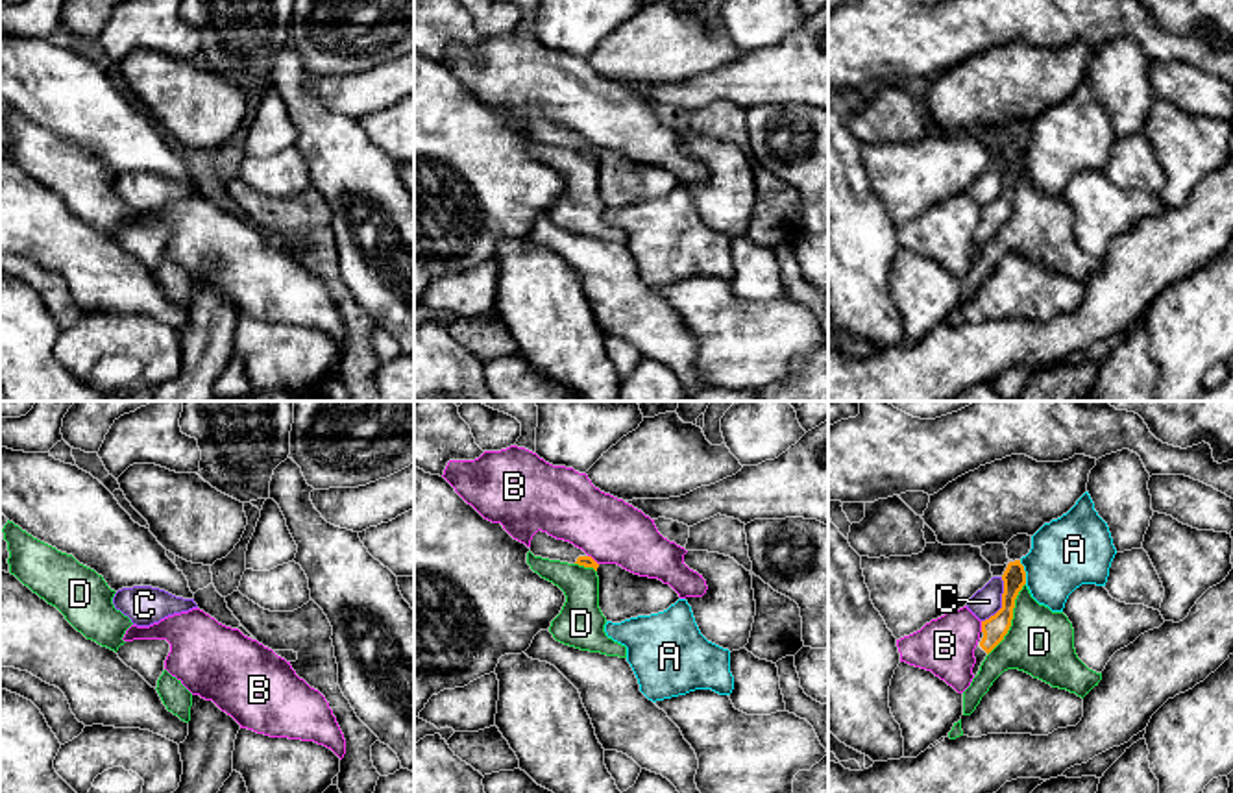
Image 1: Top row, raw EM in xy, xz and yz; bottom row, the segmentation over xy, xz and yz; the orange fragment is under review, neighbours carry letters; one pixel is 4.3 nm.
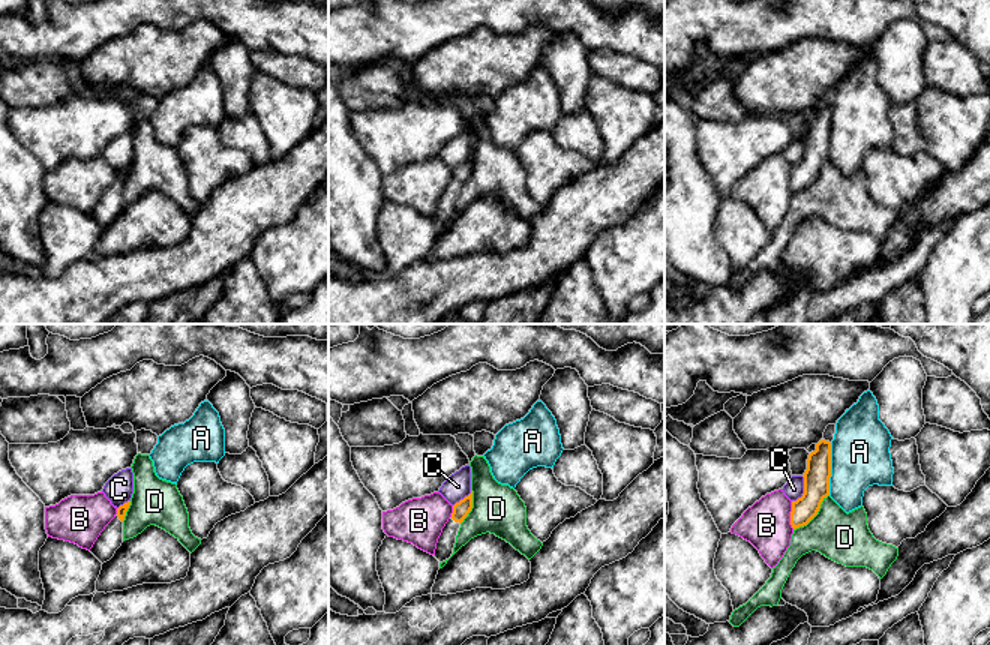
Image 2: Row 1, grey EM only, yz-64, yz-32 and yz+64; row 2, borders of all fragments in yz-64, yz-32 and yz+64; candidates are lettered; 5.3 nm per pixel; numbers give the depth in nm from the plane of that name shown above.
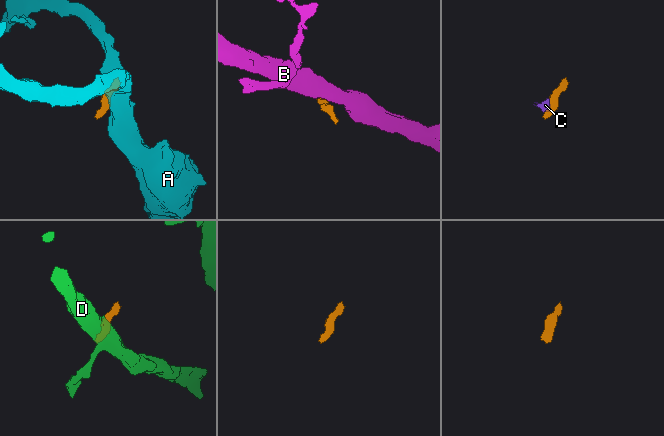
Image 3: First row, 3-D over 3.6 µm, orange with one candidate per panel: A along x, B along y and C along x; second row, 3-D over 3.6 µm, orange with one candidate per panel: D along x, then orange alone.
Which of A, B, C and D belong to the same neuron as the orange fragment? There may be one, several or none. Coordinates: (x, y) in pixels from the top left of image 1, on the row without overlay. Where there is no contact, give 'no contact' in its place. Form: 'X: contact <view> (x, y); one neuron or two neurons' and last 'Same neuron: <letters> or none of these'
A: contact yz (1025, 158); two neurons
B: contact xz (594, 146); two neurons
C: contact yz (1002, 187); two neurons
D: contact yz (1012, 204); two neurons
Same neuron: none of these

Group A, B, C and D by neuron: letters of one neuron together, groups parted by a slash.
A / B / C / D

